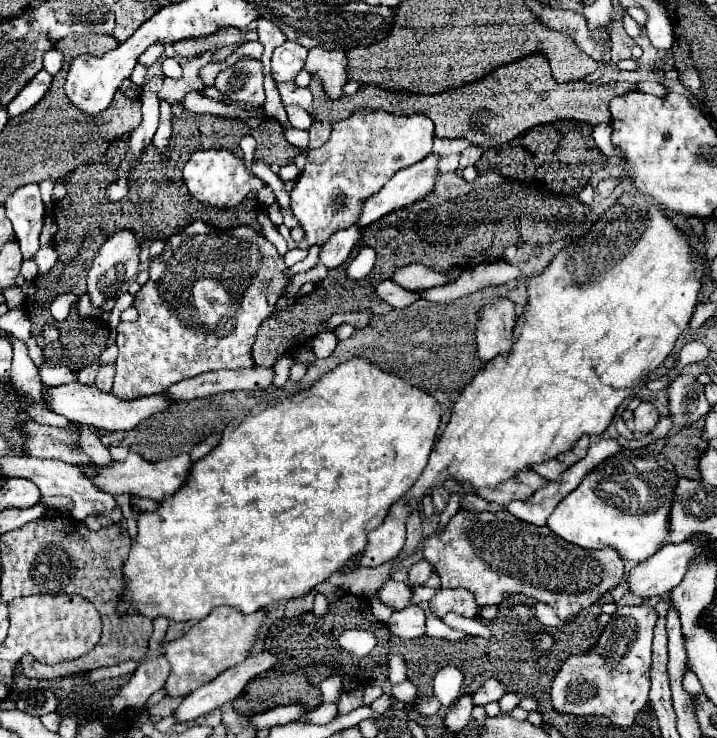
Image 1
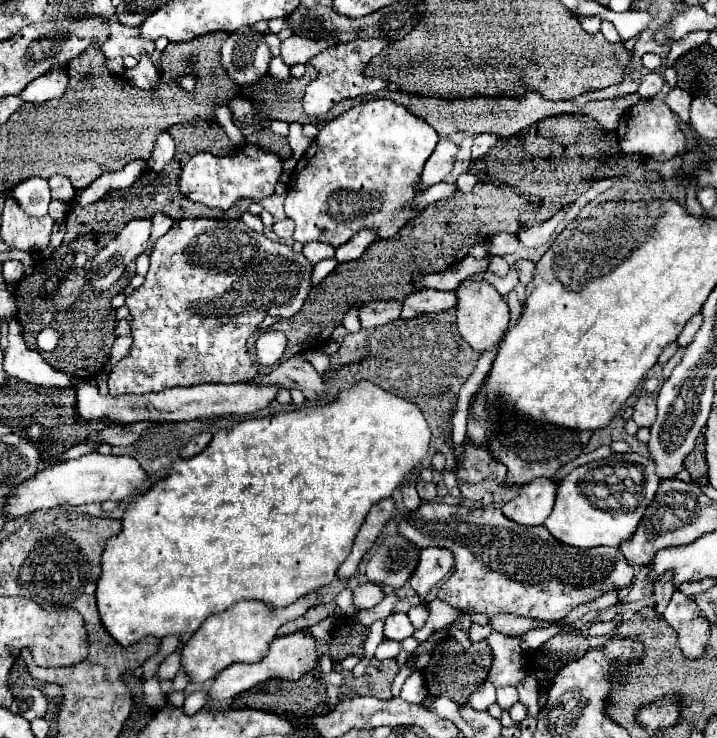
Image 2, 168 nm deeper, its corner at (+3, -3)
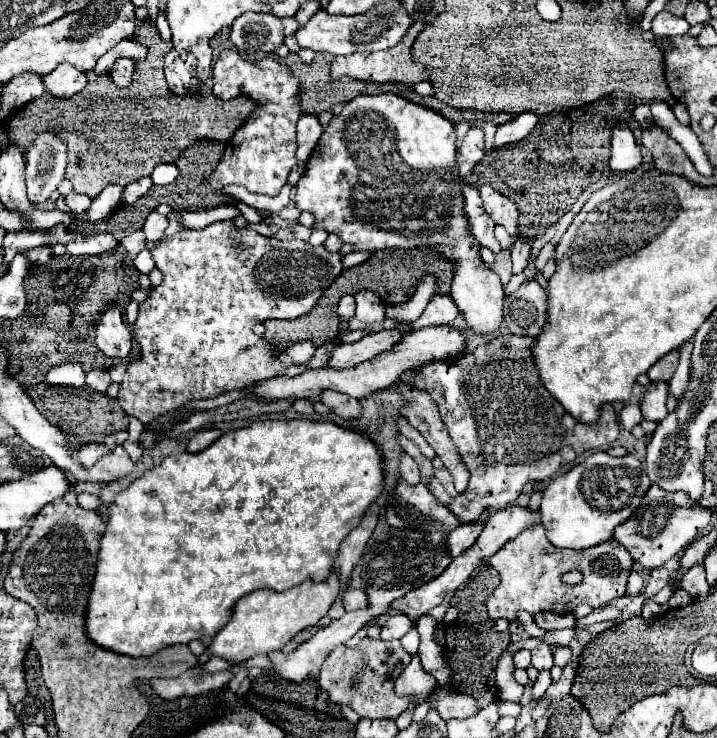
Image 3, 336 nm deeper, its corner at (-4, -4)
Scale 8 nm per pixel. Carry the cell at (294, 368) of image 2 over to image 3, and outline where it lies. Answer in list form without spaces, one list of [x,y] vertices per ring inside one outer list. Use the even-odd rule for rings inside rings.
[[[322,391],[320,401],[344,419],[352,419],[352,417],[360,415],[360,403],[358,403],[358,399],[354,399],[350,395],[334,393],[334,391]]]

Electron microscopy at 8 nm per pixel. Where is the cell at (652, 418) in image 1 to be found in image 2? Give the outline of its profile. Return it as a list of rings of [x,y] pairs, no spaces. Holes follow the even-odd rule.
[[[641,396],[633,406],[633,420],[637,426],[651,426],[655,422],[655,414],[657,414],[657,406],[655,406],[655,398],[651,396]]]

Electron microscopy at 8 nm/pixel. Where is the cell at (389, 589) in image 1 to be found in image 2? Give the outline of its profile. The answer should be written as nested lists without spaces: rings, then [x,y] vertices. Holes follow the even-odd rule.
[[[365,582],[353,590],[353,604],[357,610],[371,610],[383,600],[383,590],[379,584]]]

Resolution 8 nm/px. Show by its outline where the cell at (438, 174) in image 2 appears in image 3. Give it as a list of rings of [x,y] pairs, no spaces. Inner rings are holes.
[[[472,127],[462,139],[462,145],[458,149],[458,159],[478,163],[482,157],[484,157],[484,131],[480,127]]]

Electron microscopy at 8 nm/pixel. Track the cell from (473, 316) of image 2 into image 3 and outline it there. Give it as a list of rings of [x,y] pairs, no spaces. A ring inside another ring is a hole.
[[[358,95],[352,103],[346,103],[342,113],[338,117],[332,117],[330,125],[326,127],[326,131],[322,133],[320,141],[316,143],[308,163],[306,163],[306,171],[304,175],[300,177],[300,181],[296,183],[296,207],[298,211],[308,211],[314,215],[314,225],[312,229],[324,229],[328,233],[334,233],[342,239],[342,243],[348,243],[352,245],[354,251],[382,251],[382,249],[396,249],[396,247],[402,247],[402,249],[410,249],[410,247],[418,247],[418,245],[434,245],[438,247],[438,251],[452,259],[456,269],[454,269],[454,279],[452,279],[452,289],[450,289],[450,297],[454,299],[456,307],[460,309],[460,313],[464,315],[466,323],[468,323],[468,329],[472,329],[474,333],[478,335],[490,335],[494,331],[500,329],[502,325],[502,303],[504,303],[504,289],[502,289],[502,281],[500,277],[494,273],[494,271],[488,271],[484,269],[482,261],[480,261],[480,255],[478,255],[478,241],[466,231],[466,213],[464,213],[464,199],[462,199],[462,193],[460,193],[460,177],[458,177],[458,161],[456,161],[456,133],[454,133],[454,125],[444,119],[442,115],[438,115],[436,111],[432,109],[426,109],[422,105],[416,105],[412,101],[406,101],[398,95]]]

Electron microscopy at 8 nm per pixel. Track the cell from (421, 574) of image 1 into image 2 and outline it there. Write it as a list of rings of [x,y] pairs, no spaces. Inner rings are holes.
[[[429,546],[421,550],[419,566],[415,574],[411,576],[411,588],[419,594],[421,603],[425,603],[427,592],[443,580],[443,576],[453,568],[455,560],[451,550],[439,548],[439,546]]]

